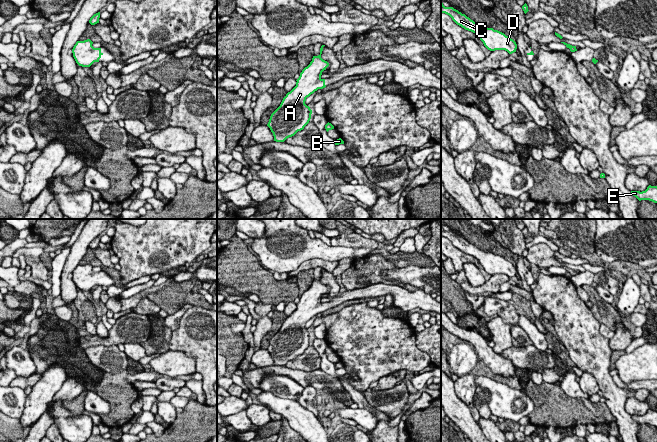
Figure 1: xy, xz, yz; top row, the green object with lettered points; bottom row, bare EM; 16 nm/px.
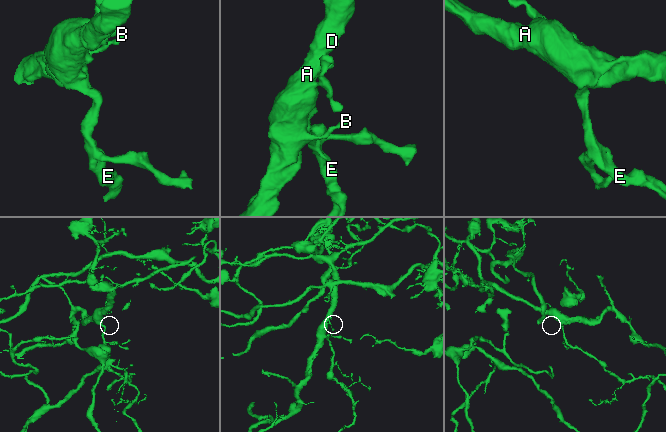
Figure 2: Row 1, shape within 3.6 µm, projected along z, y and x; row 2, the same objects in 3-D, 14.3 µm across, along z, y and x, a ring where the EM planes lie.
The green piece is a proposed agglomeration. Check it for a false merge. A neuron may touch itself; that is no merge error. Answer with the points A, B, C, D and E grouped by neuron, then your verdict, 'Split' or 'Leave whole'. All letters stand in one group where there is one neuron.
Groups: A B C D E. Leave whole

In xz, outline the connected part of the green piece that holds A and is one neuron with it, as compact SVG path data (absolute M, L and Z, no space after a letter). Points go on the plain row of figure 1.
M321 270L320 278L313 280L310 288L302 294L299 302L296 304L296 310L286 318L280 330L271 338L267 350L273 357L274 365L284 366L287 362L294 360L298 355L303 354L309 347L312 334L305 328L306 322L318 313L326 311L325 303L321 302L322 296L329 290L329 287L321 282L324 270Z

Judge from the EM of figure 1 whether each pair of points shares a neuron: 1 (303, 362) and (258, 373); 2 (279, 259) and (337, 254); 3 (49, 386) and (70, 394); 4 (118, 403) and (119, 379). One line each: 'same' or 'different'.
1: different
2: same
3: different
4: same

